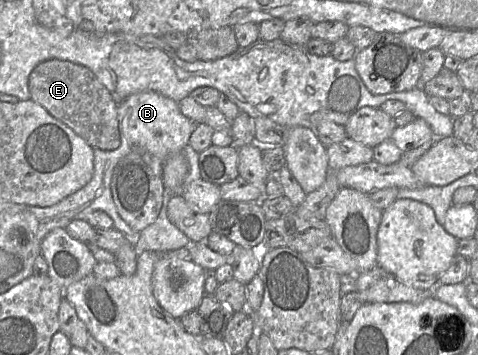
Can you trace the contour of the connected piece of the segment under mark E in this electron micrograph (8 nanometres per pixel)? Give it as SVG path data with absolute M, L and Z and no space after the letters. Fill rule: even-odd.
M45 60L32 70L29 91L31 100L70 127L92 148L114 150L120 146L118 104L87 67L64 60Z

